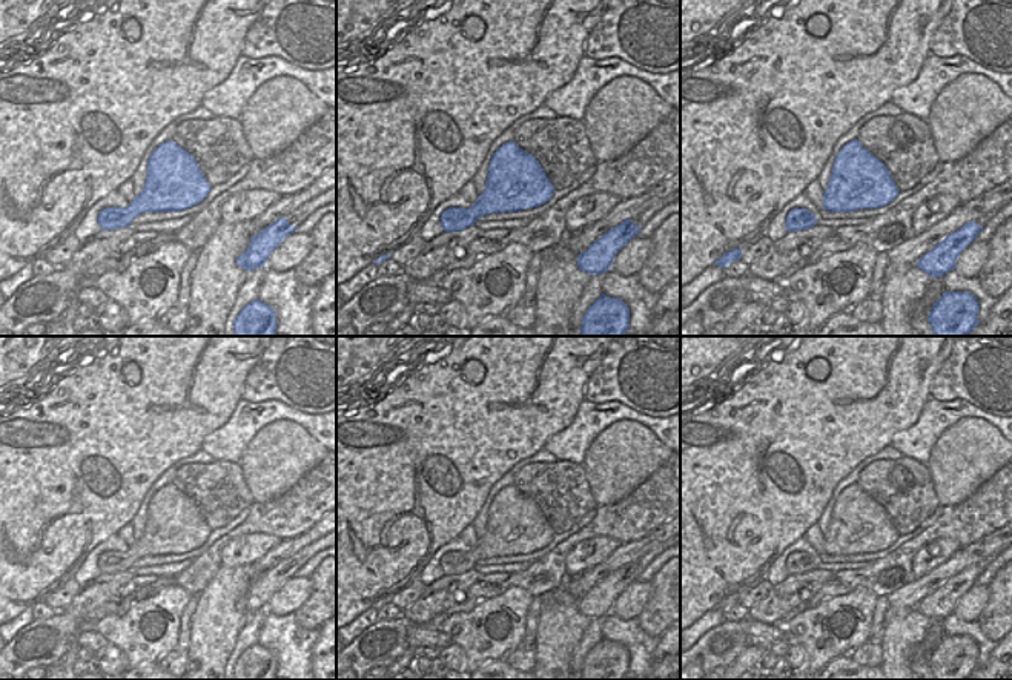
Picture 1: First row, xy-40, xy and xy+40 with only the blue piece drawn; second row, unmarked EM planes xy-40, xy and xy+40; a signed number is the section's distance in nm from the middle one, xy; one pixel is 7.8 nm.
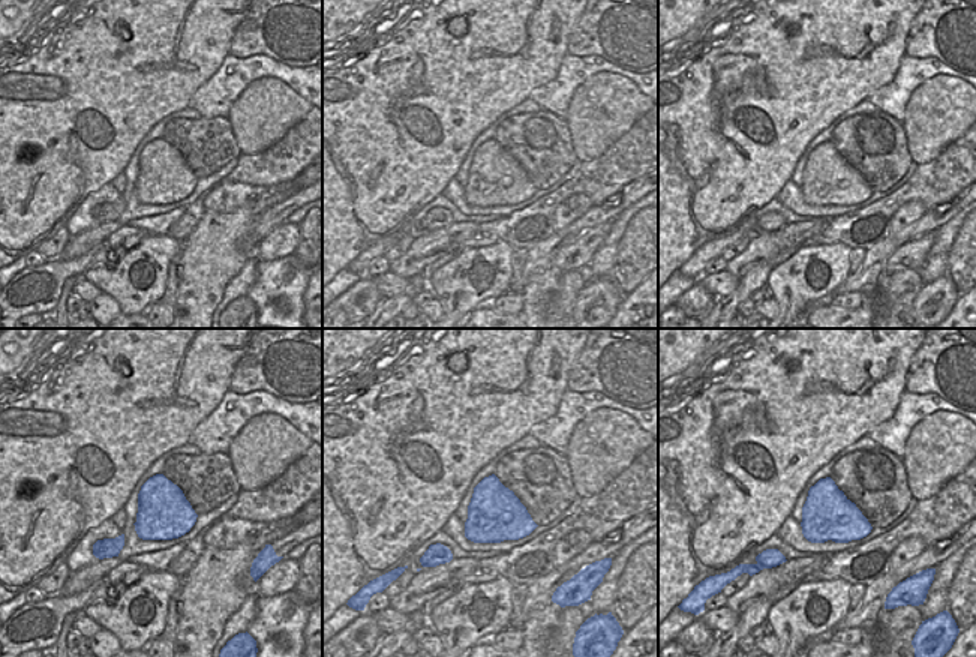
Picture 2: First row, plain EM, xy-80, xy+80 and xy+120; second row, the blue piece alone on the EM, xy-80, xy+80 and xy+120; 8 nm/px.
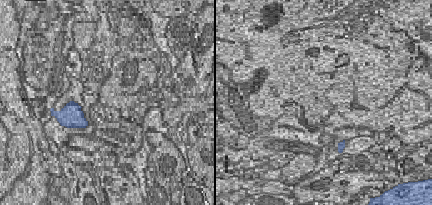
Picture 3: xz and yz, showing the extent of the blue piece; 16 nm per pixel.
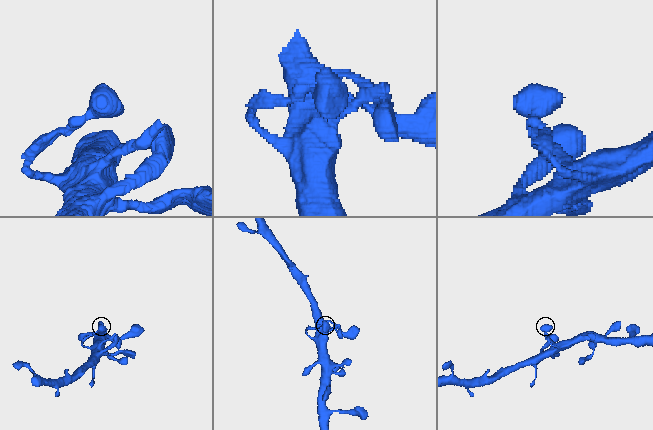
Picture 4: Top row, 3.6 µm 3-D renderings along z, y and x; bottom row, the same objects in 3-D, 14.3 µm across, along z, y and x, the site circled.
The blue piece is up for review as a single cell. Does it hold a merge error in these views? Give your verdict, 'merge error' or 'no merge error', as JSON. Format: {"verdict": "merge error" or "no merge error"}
{"verdict": "no merge error"}

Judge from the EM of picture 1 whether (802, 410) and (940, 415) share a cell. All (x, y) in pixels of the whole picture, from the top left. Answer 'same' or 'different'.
different

